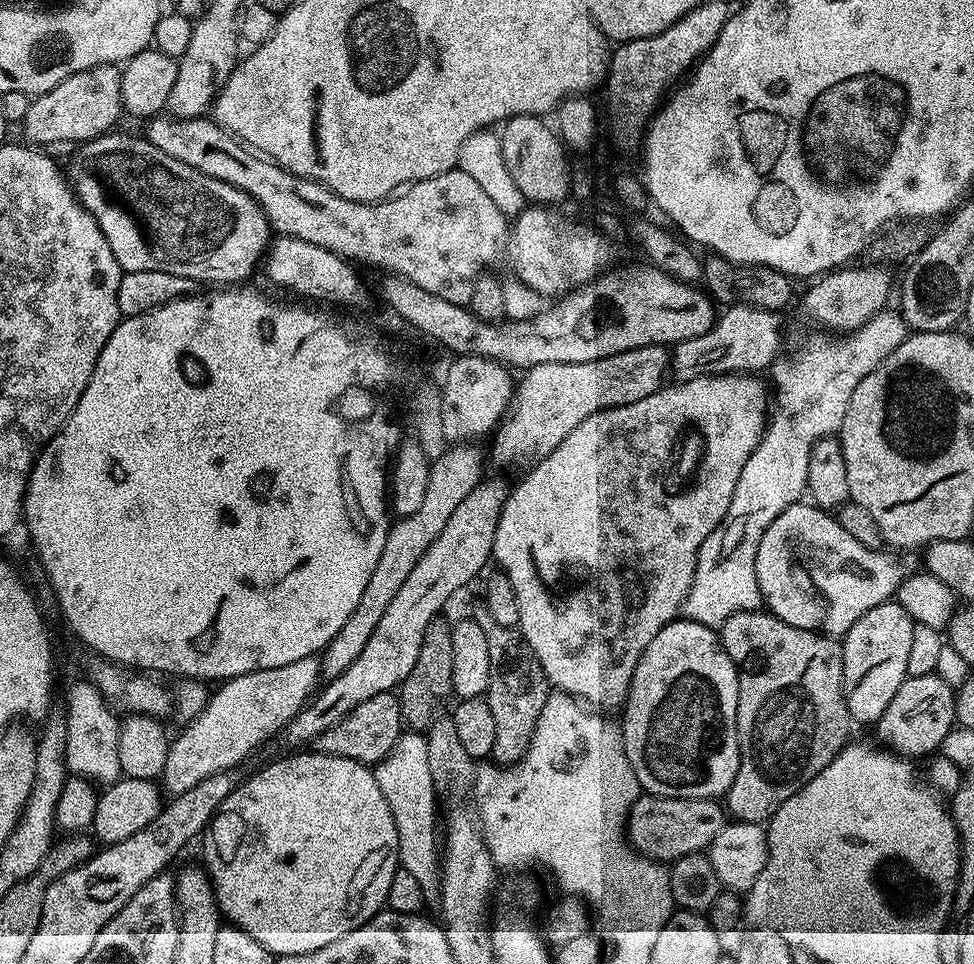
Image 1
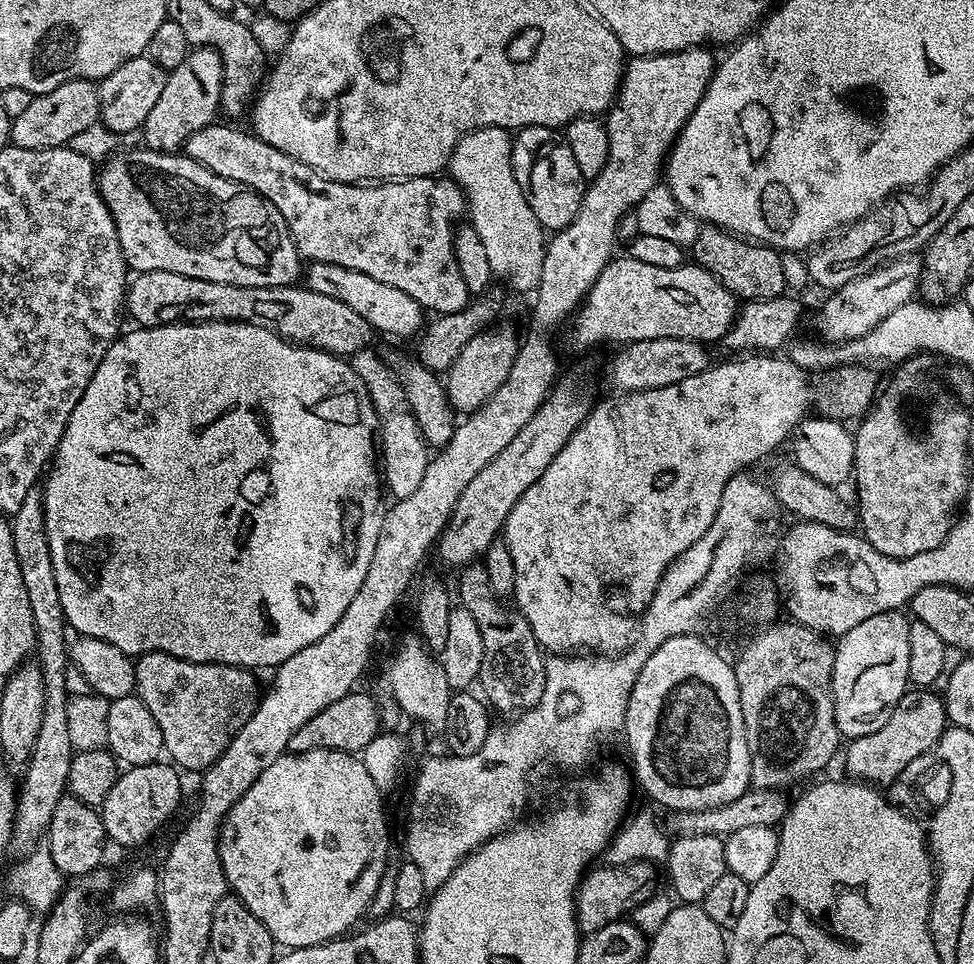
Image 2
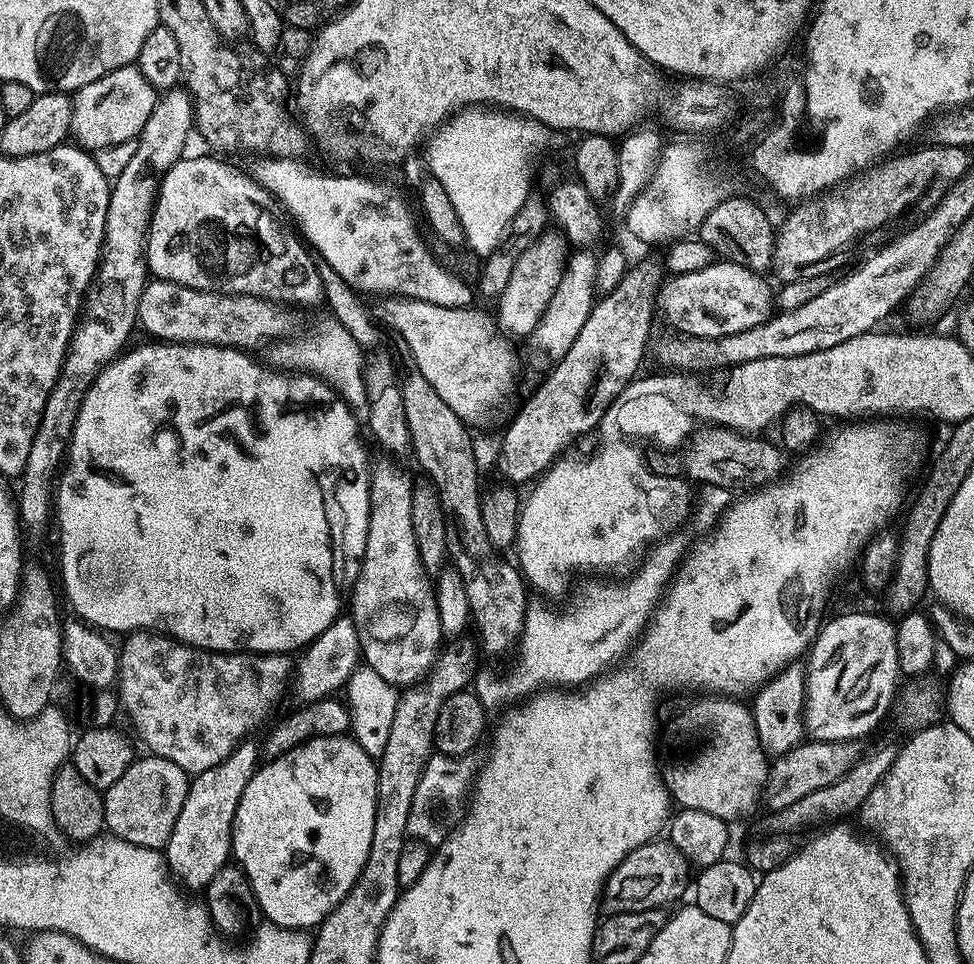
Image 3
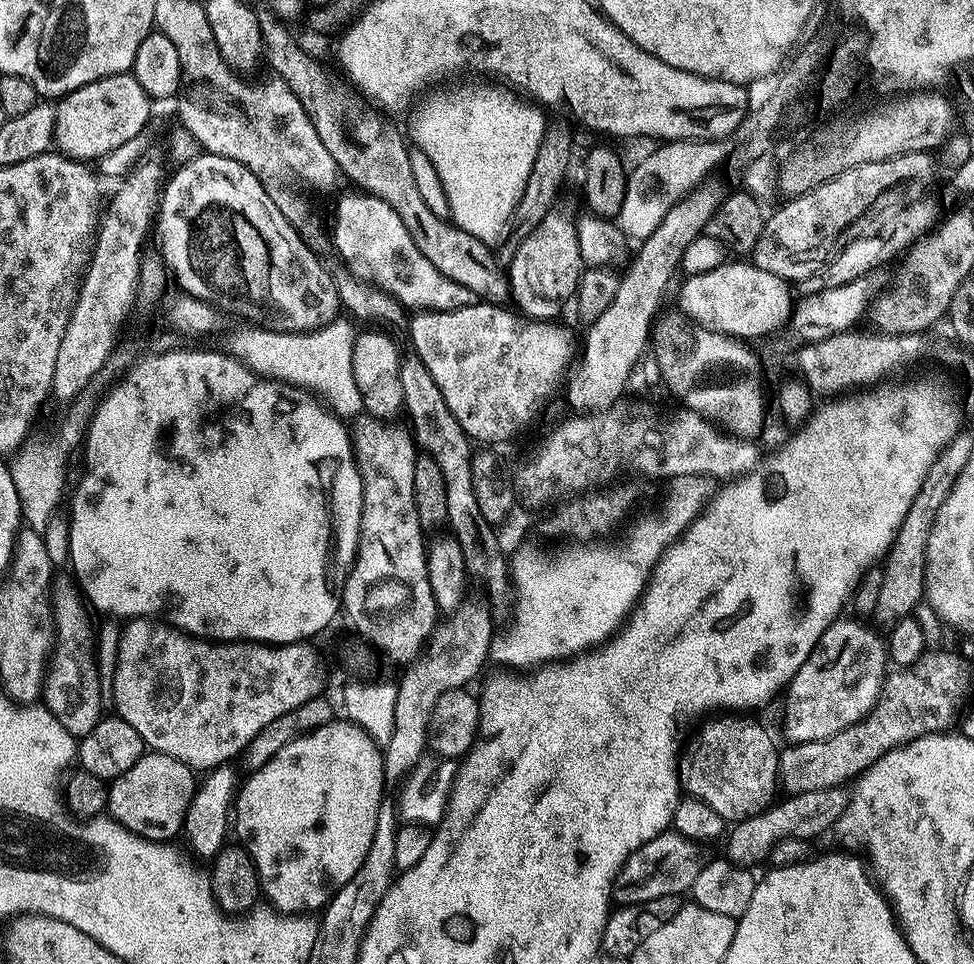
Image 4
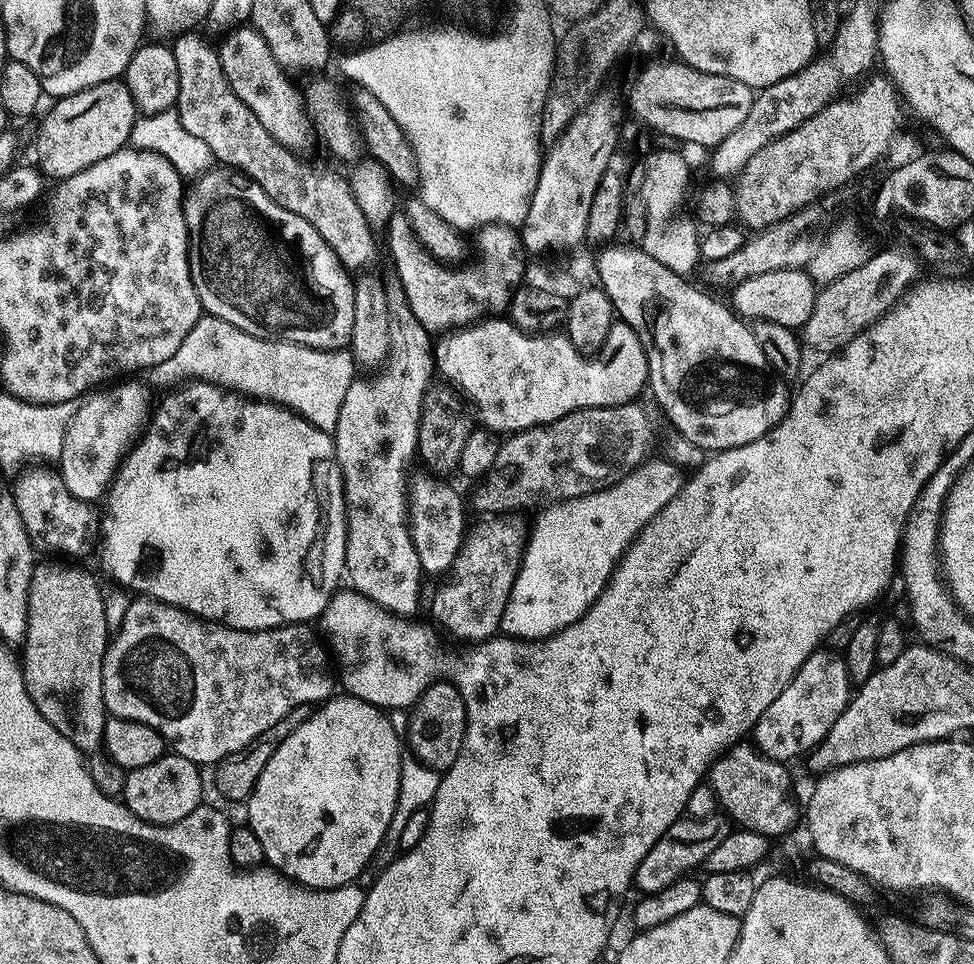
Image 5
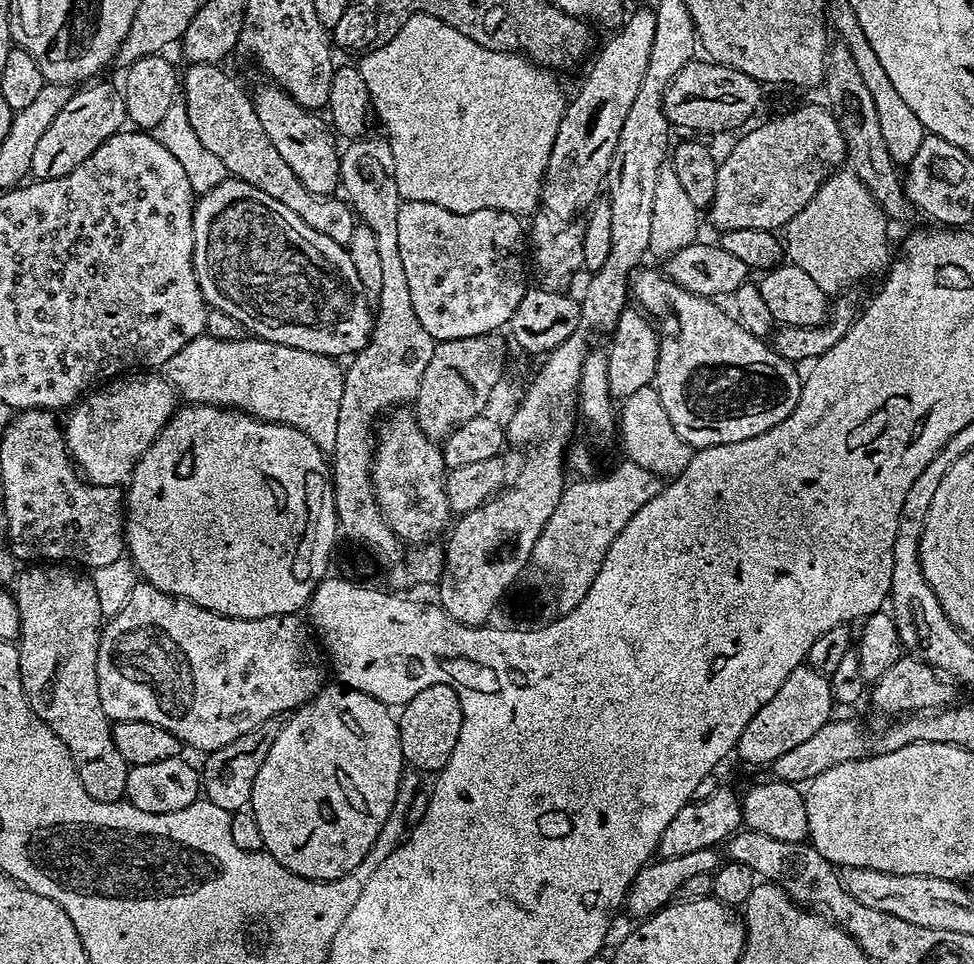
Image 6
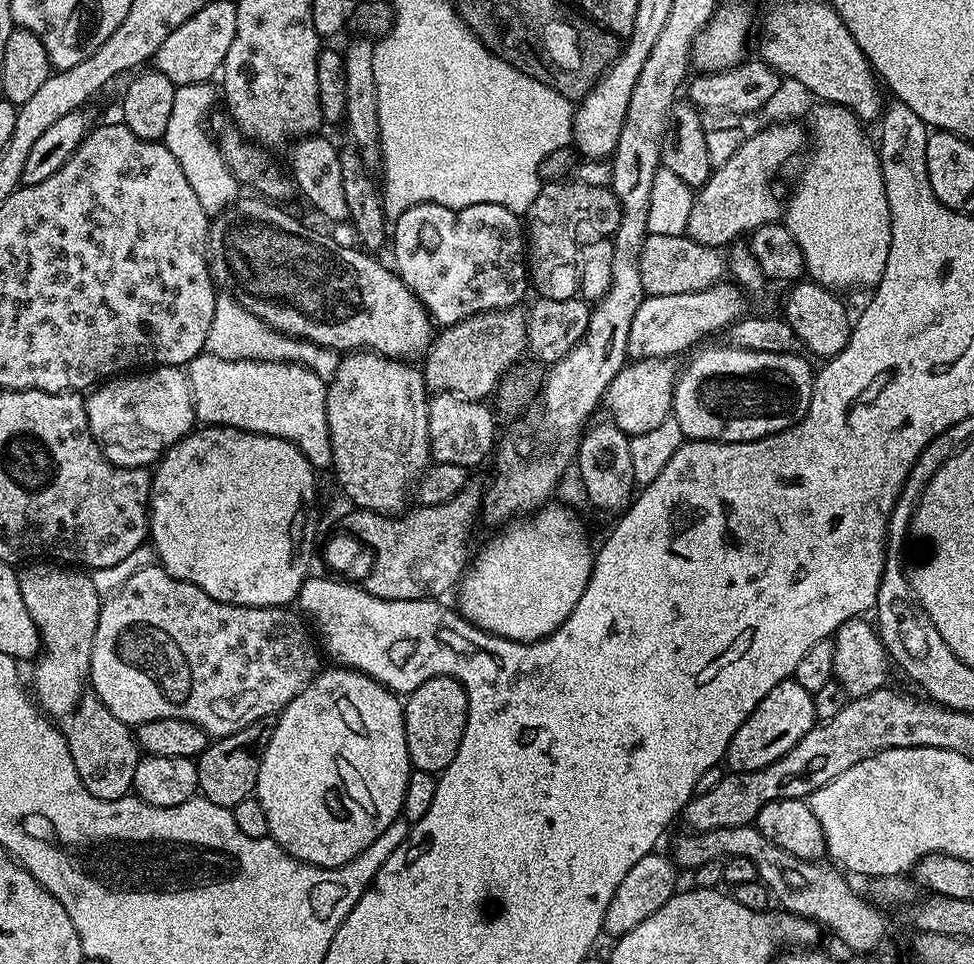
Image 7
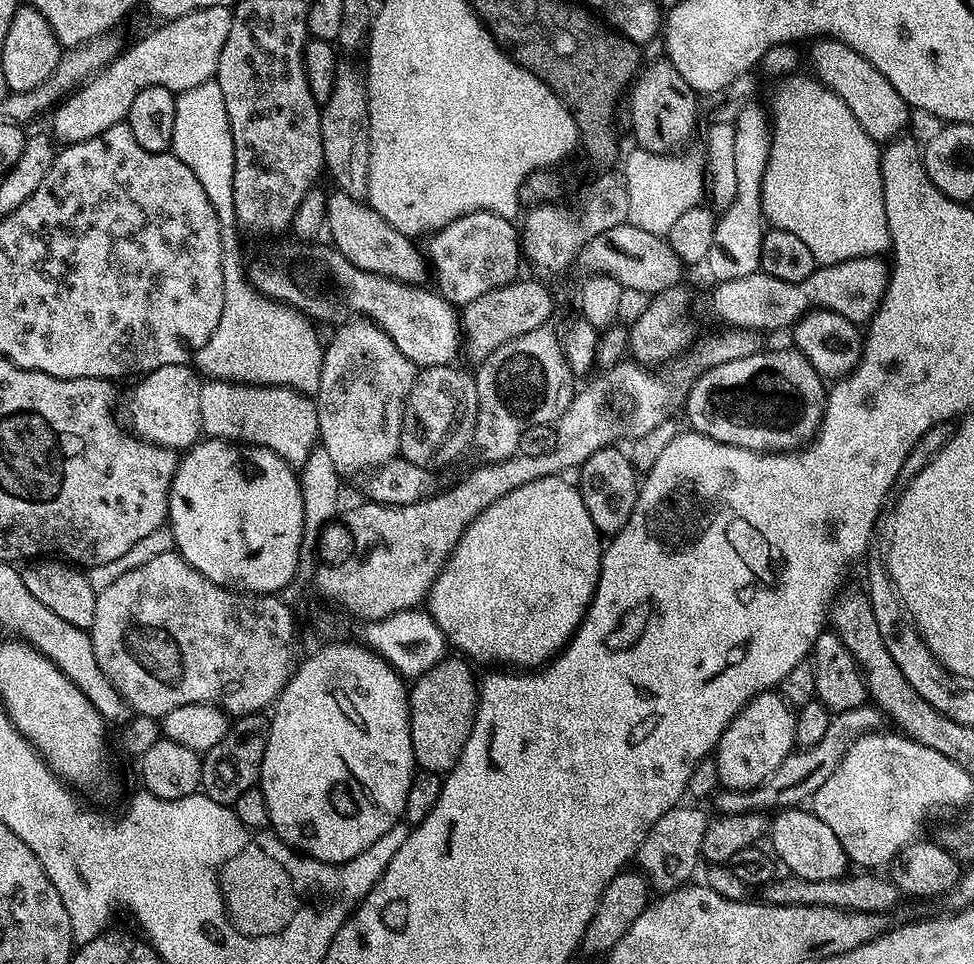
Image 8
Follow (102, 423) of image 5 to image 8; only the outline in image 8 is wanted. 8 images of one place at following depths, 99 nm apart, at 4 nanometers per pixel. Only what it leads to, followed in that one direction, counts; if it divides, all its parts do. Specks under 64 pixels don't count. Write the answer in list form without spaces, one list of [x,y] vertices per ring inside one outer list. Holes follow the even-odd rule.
[[[171,364],[158,367],[139,380],[126,402],[129,429],[139,439],[175,452],[185,451],[197,443],[202,436],[199,409],[202,380],[198,372],[188,364]]]

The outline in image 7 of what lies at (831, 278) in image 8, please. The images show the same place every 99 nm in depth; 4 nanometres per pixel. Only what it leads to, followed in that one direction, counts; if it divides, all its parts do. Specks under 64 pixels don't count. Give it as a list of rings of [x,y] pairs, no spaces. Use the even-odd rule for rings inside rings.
[[[721,282],[690,294],[645,295],[642,306],[638,306],[634,314],[634,322],[630,322],[629,361],[679,357],[679,352],[686,351],[703,336],[711,332],[723,333],[743,317],[746,312],[744,299],[745,293],[732,282]]]

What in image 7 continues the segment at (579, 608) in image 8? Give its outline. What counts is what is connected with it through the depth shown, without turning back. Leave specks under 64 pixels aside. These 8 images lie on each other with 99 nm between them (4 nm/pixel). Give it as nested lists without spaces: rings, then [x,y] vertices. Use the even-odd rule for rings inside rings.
[[[549,502],[535,512],[503,525],[493,540],[485,542],[484,549],[477,556],[475,553],[458,585],[458,611],[475,628],[523,644],[533,644],[558,630],[558,626],[570,618],[570,610],[578,606],[578,598],[582,598],[582,590],[586,590],[590,582],[594,548],[588,545],[584,528],[576,521],[575,514],[556,503]]]

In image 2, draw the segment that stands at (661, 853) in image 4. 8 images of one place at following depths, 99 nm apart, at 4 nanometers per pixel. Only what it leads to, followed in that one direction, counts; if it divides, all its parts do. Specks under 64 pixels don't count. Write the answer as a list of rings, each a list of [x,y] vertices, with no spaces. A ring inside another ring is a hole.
[[[637,862],[603,867],[593,867],[581,879],[580,886],[576,889],[576,927],[584,934],[602,930],[602,926],[635,913],[636,907],[645,904],[657,891],[656,872],[652,869],[655,867],[651,863]]]

